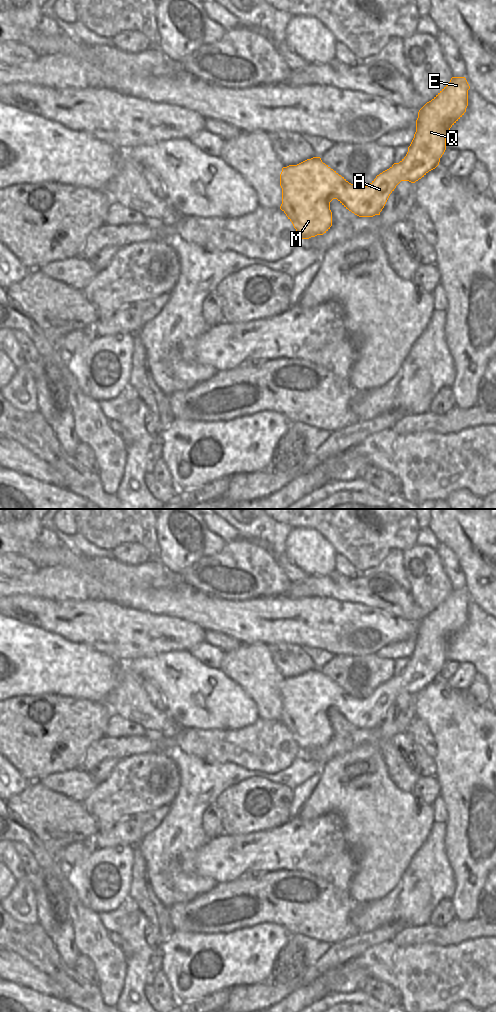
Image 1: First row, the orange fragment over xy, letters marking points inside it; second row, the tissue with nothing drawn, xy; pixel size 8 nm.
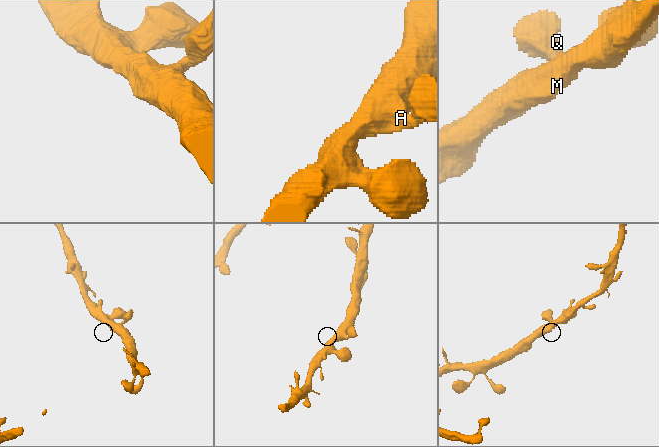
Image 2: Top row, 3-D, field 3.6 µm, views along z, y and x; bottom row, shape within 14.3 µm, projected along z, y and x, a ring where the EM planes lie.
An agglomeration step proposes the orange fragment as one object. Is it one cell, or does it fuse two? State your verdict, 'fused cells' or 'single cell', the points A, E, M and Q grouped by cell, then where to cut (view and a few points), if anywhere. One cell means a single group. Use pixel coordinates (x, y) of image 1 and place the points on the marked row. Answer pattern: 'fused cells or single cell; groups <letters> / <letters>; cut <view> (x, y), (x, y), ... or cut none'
single cell; groups A E M Q; cut none

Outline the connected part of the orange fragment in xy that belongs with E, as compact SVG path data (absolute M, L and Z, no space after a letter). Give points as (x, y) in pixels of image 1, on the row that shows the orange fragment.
M452 77L450 82L418 112L416 132L406 156L383 171L367 186L357 187L322 162L320 157L307 159L297 165L282 168L280 209L292 222L302 239L323 235L332 226L330 202L337 199L346 209L359 217L380 215L390 194L401 181L415 183L435 169L446 150L450 128L464 115L468 106L470 86L465 77Z

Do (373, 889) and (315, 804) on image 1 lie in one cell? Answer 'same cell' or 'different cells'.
same cell

